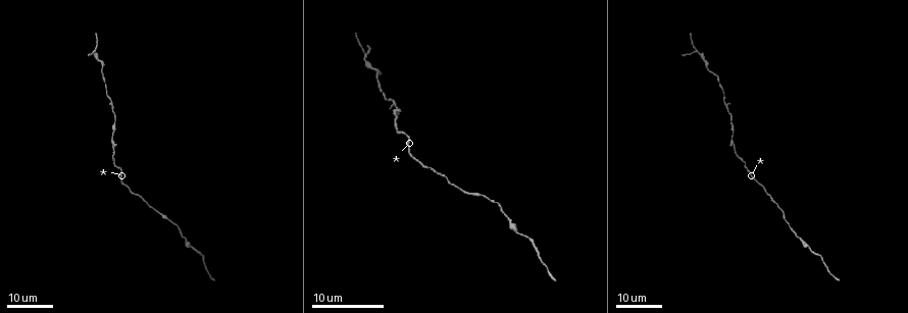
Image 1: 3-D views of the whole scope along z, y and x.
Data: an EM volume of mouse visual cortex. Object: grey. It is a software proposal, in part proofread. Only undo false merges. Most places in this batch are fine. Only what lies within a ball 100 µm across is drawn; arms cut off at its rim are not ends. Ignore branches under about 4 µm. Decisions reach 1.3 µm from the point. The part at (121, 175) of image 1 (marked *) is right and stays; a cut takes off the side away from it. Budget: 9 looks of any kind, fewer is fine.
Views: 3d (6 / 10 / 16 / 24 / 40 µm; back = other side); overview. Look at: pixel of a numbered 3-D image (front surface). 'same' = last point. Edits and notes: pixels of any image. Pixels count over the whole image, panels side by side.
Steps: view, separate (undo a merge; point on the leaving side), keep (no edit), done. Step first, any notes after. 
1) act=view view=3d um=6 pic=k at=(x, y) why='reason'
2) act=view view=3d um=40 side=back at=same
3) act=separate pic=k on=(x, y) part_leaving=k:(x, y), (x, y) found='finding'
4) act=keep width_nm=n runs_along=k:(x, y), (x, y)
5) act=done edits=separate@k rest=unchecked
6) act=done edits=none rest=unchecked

act=view view=3d um=16 pic=1 at=(817, 253) why='calibre changes'

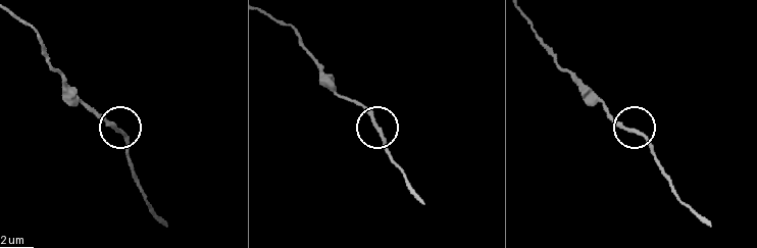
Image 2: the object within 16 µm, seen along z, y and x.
act=view view=3d um=10 pic=2 at=(639, 132)

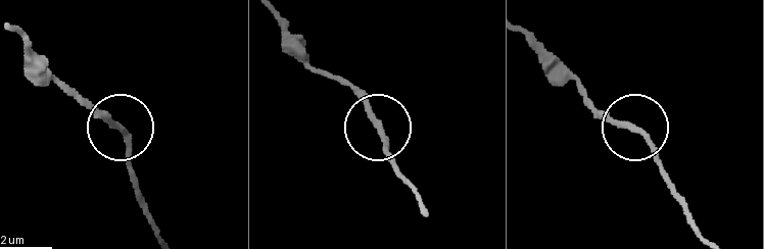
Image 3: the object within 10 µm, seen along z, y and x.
act=keep runs_along=3:(524, 30), (570, 67), (597, 106), (634, 127), (667, 177) found='continuous, no second cell'

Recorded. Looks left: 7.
act=view view=3d um=16 pic=1 at=(517, 230) why='calibre changes'

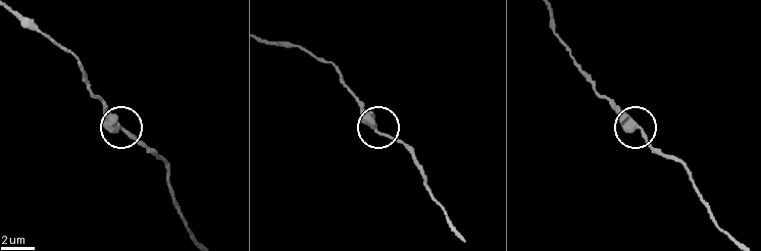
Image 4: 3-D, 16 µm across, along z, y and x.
act=view view=3d um=10 pic=4 at=(373, 126)

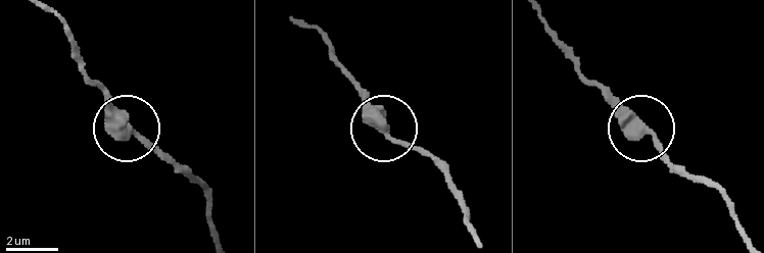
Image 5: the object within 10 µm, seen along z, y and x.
act=keep runs_along=5:(540, 16), (554, 43), (677, 172) found='one cell here'

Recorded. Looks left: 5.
act=view view=3d um=16 pic=1 at=(392, 100) why='sudden change in width'

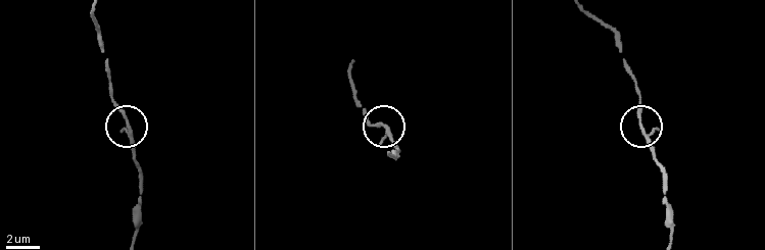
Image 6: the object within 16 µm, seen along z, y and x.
act=view view=3d um=6 pic=6 at=(638, 118)

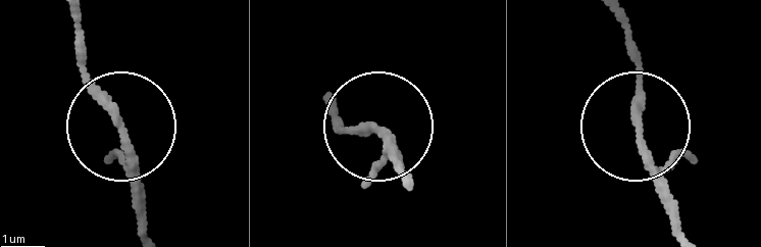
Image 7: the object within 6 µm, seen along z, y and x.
act=keep runs_along=7:(683, 232), (637, 121), (625, 27) found='all the same cell'

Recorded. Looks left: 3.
act=view view=3d um=16 pic=1 at=(705, 66) why='sudden change in width'

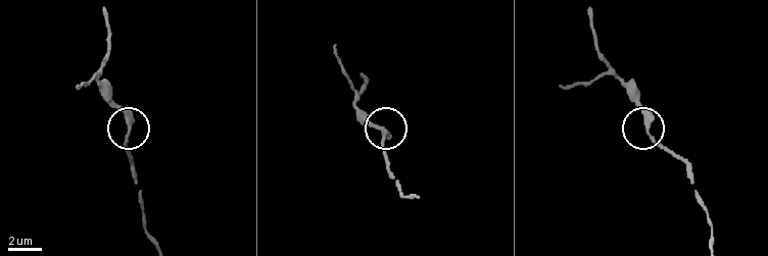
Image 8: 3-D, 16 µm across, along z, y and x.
act=view view=3d um=10 pic=8 at=(384, 132) why='closer look'

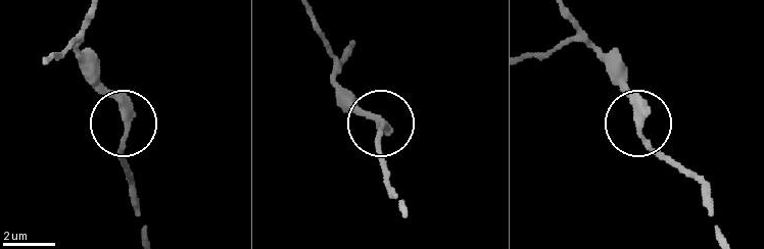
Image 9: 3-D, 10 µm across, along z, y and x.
act=keep width_nm=300 found='one cell here'

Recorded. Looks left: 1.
act=done edits=none rest=unchecked

